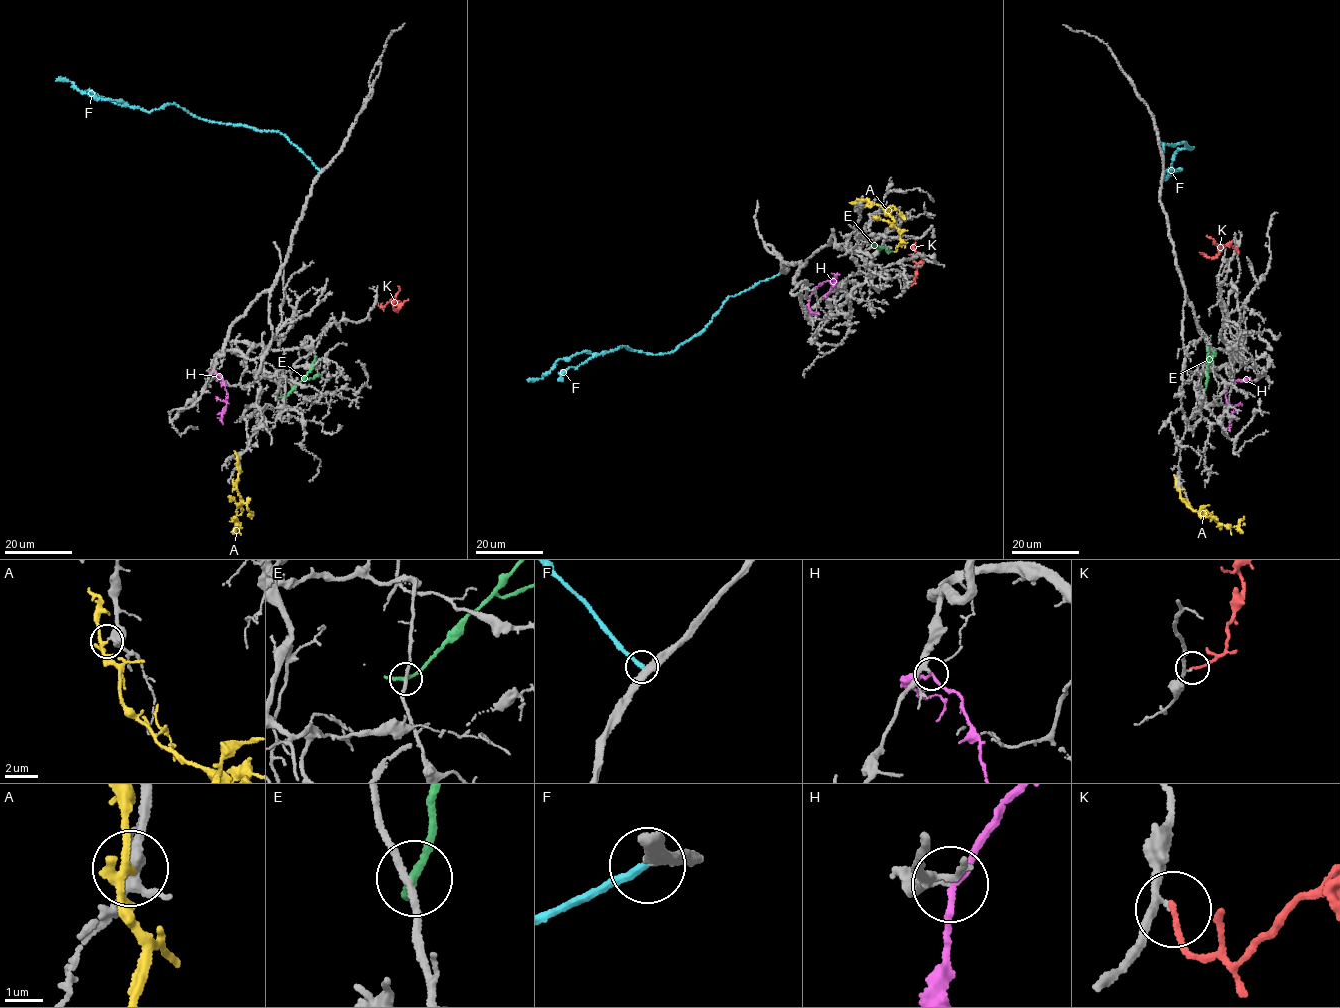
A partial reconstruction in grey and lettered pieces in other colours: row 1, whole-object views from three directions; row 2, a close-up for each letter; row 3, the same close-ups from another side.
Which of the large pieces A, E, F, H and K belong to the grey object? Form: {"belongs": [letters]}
{"belongs": ["H"]}

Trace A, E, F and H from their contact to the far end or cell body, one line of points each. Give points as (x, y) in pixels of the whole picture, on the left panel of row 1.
A: (238, 464), (236, 481), (242, 510), (236, 516), (235, 526), (231, 517)
E: (283, 397), (310, 369), (316, 356)
F: (320, 170), (278, 132), (211, 123), (176, 104), (167, 103), (151, 111), (101, 100), (74, 83), (56, 80)
H: (215, 371), (222, 376), (227, 395), (222, 423)

